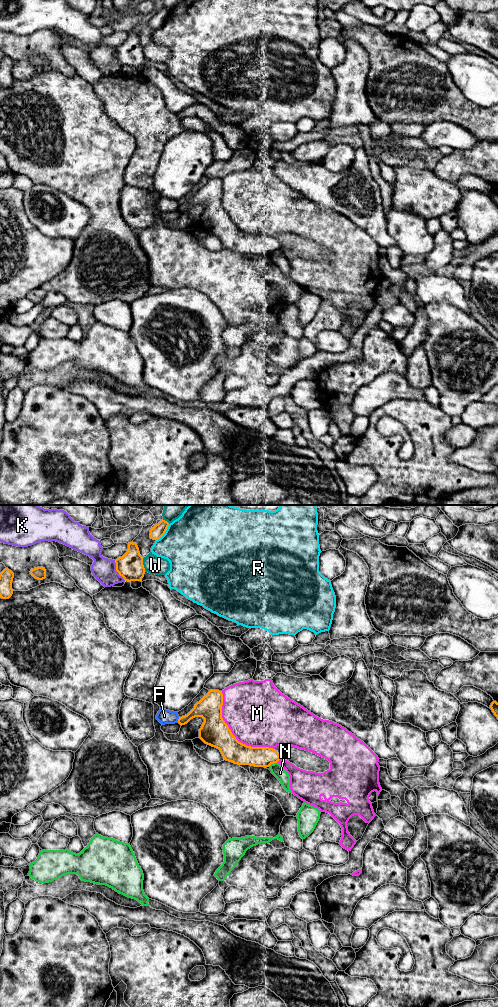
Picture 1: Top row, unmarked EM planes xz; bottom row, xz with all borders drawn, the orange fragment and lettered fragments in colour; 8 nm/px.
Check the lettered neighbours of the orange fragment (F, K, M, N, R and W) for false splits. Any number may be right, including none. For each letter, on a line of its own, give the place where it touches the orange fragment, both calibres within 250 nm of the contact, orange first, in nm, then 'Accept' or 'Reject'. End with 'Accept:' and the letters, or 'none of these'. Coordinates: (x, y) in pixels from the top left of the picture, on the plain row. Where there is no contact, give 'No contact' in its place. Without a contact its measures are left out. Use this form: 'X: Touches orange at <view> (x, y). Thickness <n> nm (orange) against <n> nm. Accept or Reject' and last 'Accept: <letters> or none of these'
F: Touches orange at xz (178, 208). Thickness 160 nm (orange) against 120 nm. Reject
K: Touches orange at xz (116, 58). Thickness 220 nm (orange) against 190 nm. Reject
M: Touches orange at xz (232, 222). Thickness 220 nm (orange) against 480 nm. Reject
N: Touches orange at xz (272, 251). Thickness 160 nm (orange) against 100 nm. Reject
R: Touches orange at xz (164, 21). Thickness 100 nm (orange) against 480 nm. Reject
W: Touches orange at xz (142, 52). Thickness 220 nm (orange) against 140 nm. Reject
Accept: none of these

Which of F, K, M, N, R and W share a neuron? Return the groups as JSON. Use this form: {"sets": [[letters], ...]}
{"sets": [["F"], ["K"], ["M"], ["N"], ["R"], ["W"]]}

